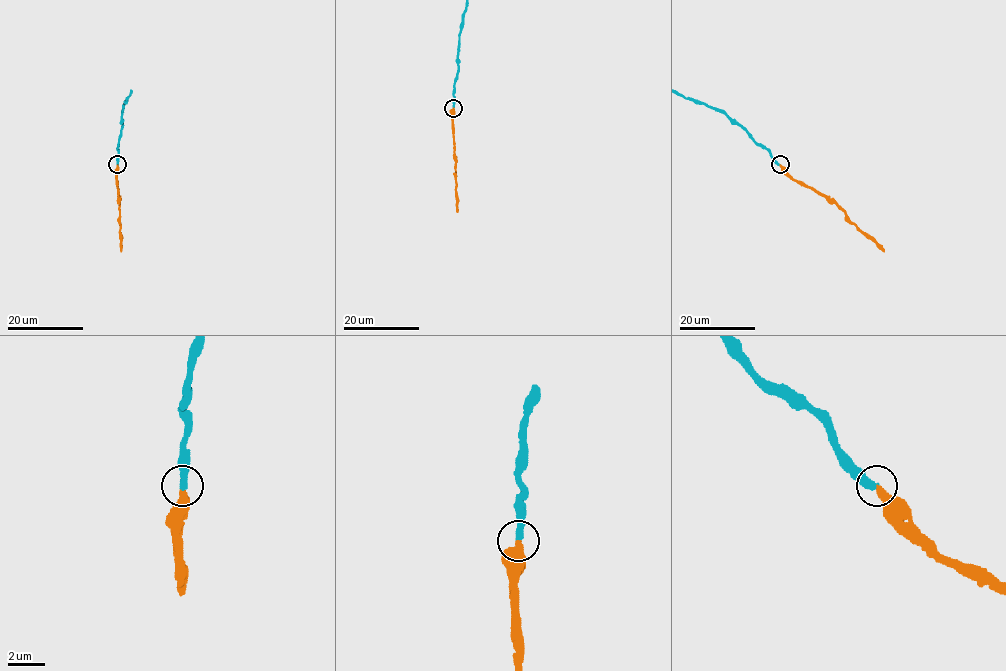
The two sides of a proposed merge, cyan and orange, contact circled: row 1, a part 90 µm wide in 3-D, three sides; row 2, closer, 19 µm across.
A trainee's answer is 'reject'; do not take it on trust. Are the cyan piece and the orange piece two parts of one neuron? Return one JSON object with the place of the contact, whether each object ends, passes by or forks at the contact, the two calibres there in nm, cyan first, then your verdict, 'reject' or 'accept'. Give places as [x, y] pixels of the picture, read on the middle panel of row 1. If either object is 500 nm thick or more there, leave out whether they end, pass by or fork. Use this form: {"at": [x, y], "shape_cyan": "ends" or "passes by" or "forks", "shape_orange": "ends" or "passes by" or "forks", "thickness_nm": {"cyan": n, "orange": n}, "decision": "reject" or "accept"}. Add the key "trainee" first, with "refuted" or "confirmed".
{"trainee": "refuted", "at": [453, 108], "shape_cyan": "ends", "shape_orange": "ends", "thickness_nm": {"cyan": 400, "orange": 360}, "decision": "accept"}

